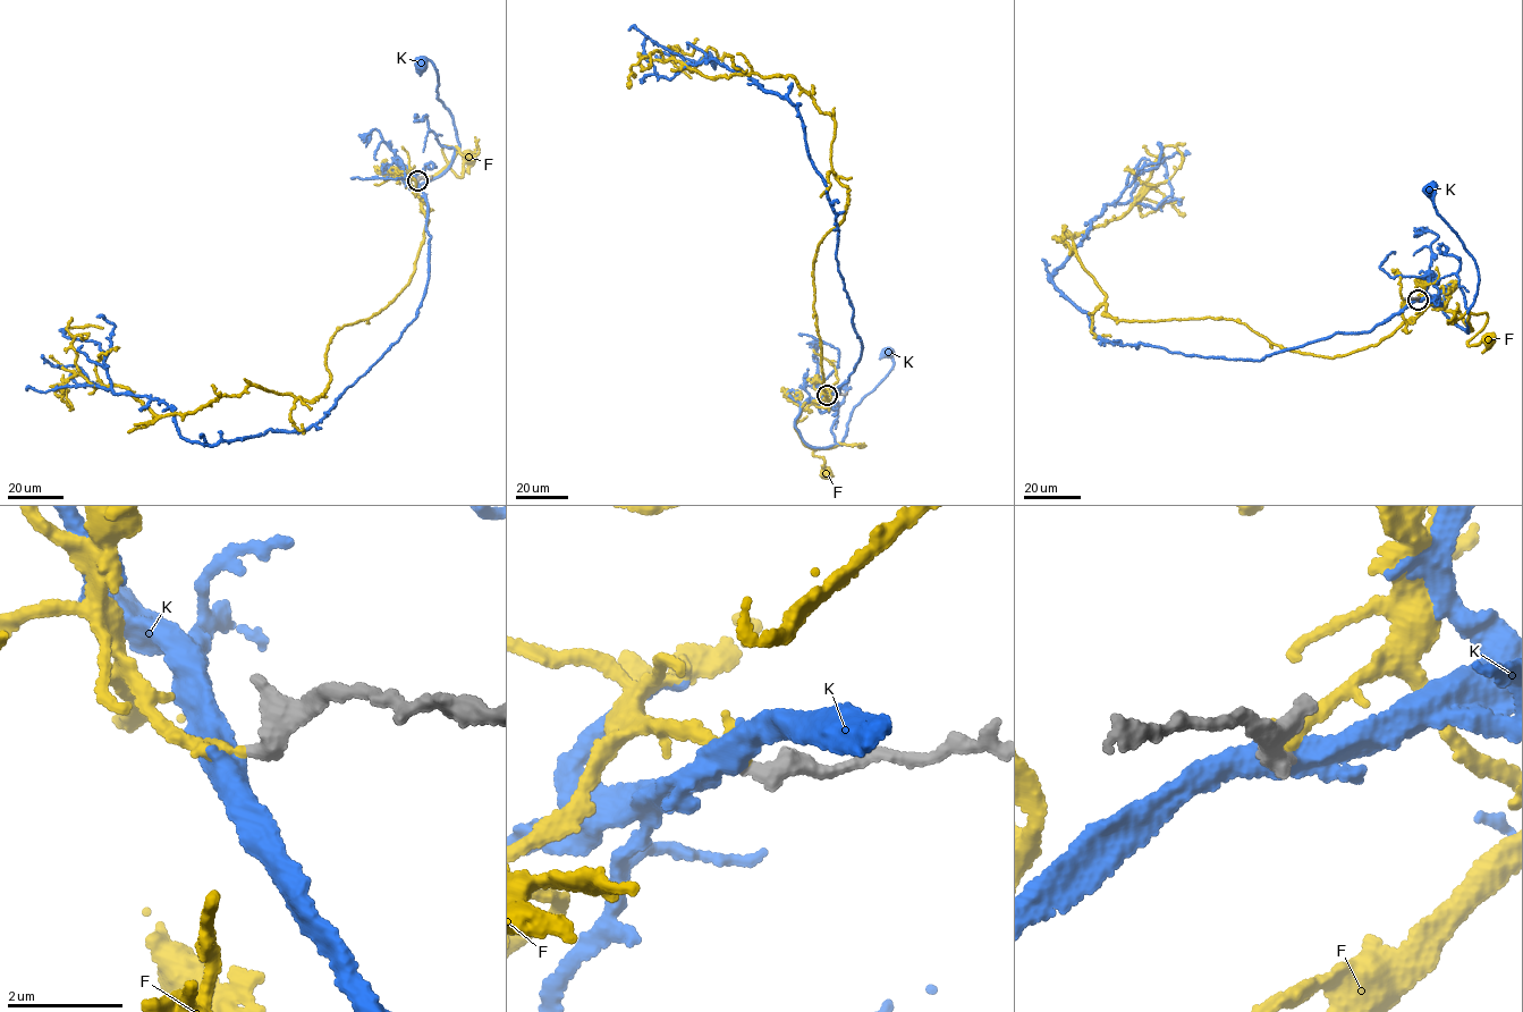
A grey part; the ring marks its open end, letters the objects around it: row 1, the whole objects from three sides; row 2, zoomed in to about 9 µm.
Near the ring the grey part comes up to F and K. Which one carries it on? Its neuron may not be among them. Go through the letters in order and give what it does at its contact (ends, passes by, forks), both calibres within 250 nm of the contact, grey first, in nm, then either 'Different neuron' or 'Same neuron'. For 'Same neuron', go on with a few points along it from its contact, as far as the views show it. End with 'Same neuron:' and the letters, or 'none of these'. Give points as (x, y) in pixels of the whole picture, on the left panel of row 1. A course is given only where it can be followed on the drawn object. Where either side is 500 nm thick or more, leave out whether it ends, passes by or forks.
F: It ends there. Thickness 280 nm (grey) against 240 nm. Same neuron. Its course: (417, 179), (405, 182), (433, 175), (449, 162), (456, 148), (445, 145), (442, 152), (458, 176), (468, 157)
K: It passes by. Thickness 280 nm (grey) against 460 nm. Different neuron
Same neuron: F

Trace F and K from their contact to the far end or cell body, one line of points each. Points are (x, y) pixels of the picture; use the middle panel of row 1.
F: (827, 395), (802, 406), (795, 424), (804, 445), (836, 446), (812, 452), (823, 458), (827, 473)
K: (827, 395), (801, 405), (795, 420), (804, 443), (820, 448), (842, 444), (853, 407), (894, 365), (888, 353)

